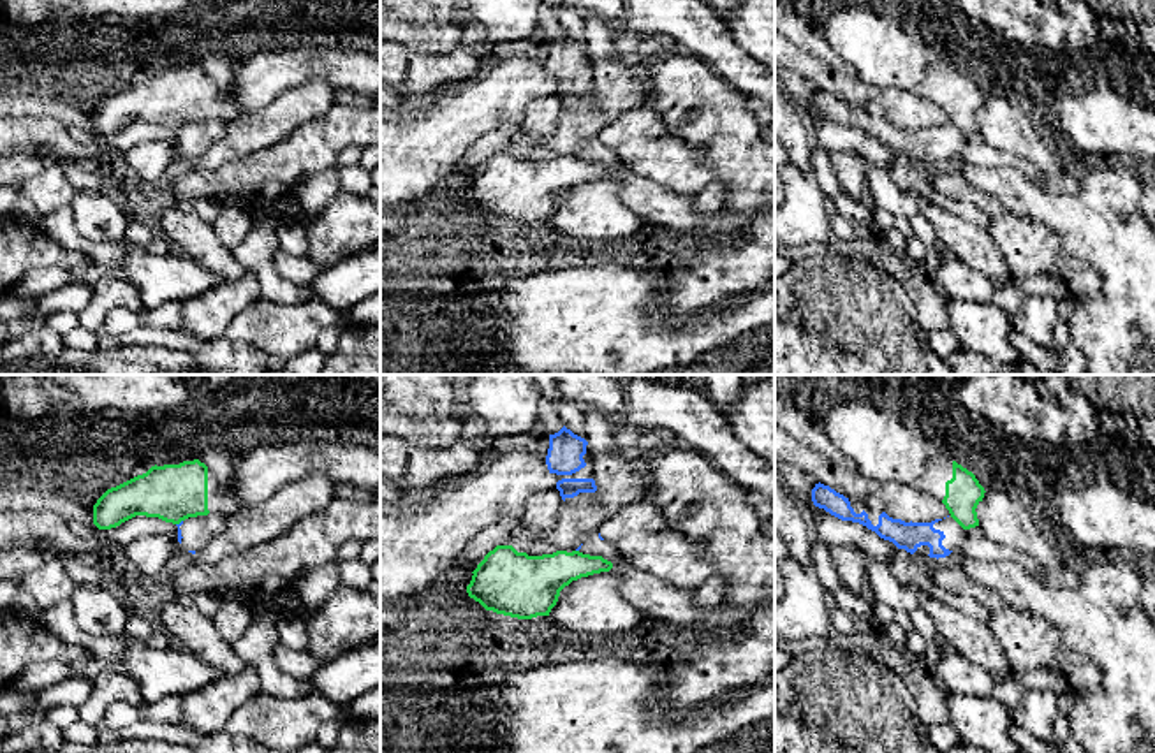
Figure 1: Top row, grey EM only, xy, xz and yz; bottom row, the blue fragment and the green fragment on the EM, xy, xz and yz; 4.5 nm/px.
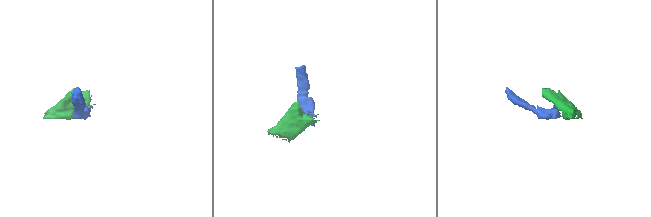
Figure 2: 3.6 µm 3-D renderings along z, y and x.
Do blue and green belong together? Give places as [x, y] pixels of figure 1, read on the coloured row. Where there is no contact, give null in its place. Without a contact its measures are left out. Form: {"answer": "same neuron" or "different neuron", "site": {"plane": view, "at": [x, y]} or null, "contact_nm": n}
{"answer": "different neuron", "site": {"plane": "xy", "at": [180, 523]}, "contact_nm": 40}

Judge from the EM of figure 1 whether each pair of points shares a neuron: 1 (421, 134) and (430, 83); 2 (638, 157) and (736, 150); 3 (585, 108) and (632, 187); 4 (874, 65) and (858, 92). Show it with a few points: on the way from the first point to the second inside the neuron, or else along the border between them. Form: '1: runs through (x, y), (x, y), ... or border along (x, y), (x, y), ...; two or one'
1: border along (467, 80), (442, 87), (430, 99); two
2: border along (671, 131), (712, 169), (713, 178); two
3: border along (595, 136), (581, 148); two
4: border along (858, 76), (867, 83); two

